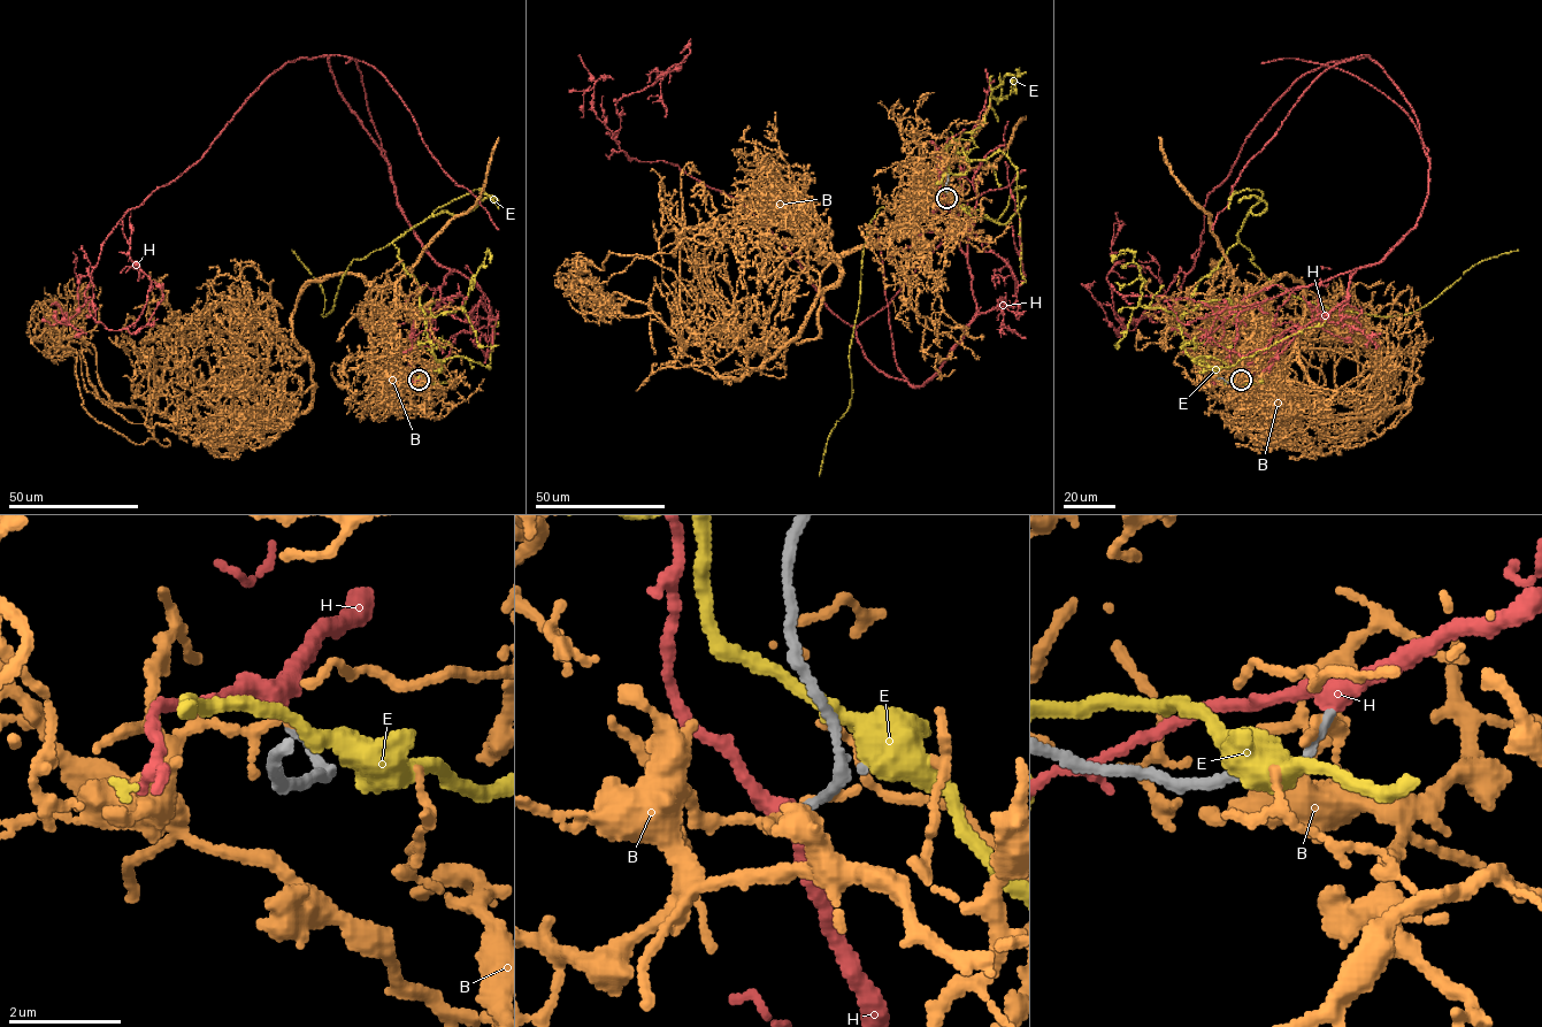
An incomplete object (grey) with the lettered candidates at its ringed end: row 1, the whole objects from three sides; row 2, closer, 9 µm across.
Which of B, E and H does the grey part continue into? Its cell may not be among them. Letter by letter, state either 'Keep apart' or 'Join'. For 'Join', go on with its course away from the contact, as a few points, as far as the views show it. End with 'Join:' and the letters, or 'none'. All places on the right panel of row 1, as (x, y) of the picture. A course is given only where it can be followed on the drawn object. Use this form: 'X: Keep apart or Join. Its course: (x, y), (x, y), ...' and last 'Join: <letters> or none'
B: Keep apart
E: Keep apart
H: Join
Join: H

